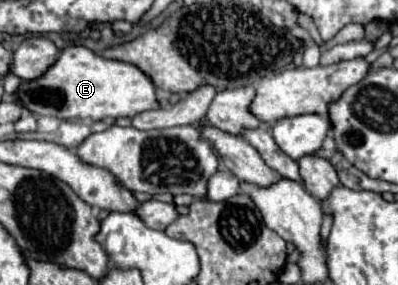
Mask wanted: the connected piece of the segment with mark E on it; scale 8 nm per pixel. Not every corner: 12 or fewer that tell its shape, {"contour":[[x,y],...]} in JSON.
{"contour":[[64,47],[16,97],[32,115],[136,117],[158,107],[138,67]]}

